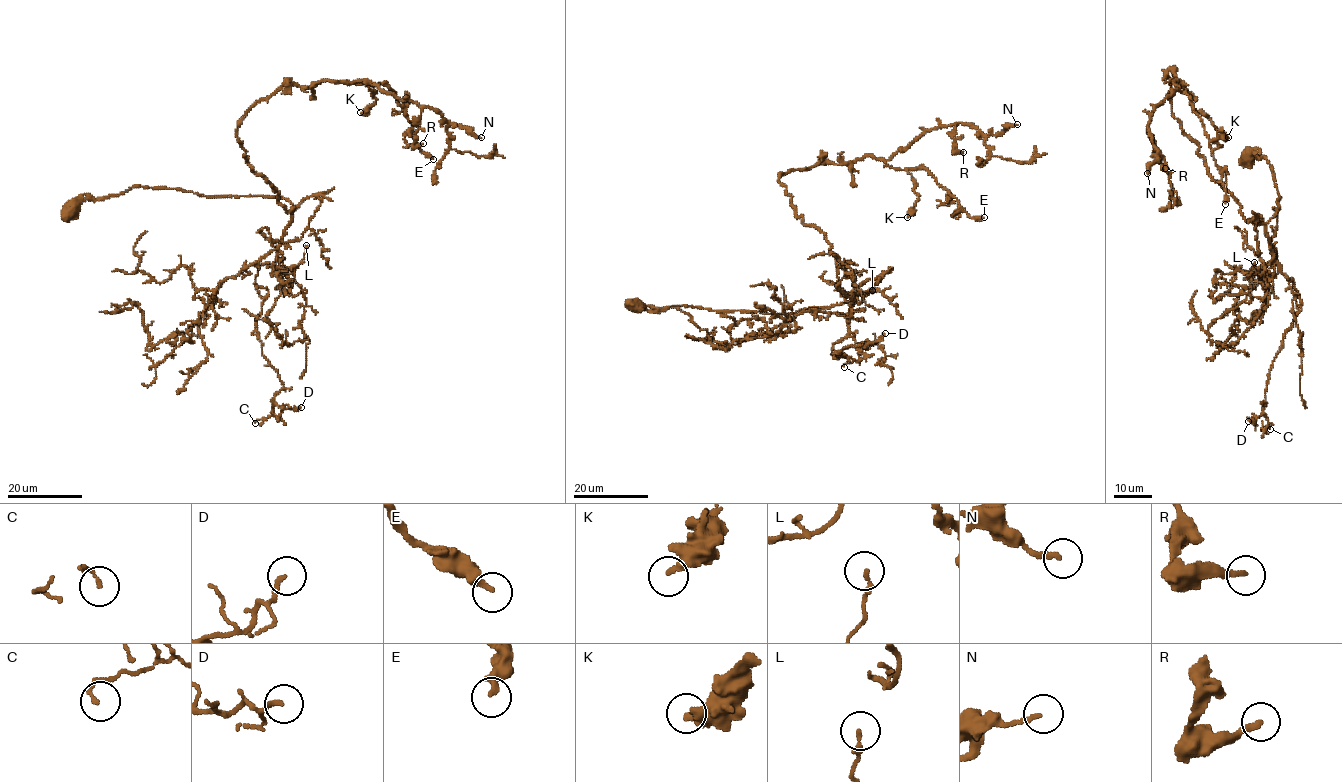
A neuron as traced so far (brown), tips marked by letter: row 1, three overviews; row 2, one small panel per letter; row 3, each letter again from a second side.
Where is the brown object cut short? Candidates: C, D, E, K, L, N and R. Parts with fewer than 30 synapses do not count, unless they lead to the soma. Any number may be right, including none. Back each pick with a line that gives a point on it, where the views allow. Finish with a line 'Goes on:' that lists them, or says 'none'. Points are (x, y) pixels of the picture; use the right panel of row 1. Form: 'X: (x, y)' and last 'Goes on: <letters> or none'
Goes on: none

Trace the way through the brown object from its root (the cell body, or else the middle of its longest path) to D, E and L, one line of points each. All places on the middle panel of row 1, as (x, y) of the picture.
D: (636, 304), (794, 313), (855, 294), (849, 331), (833, 356), (885, 333)
E: (636, 304), (794, 313), (856, 295), (778, 178), (821, 162), (873, 155), (926, 168), (962, 211), (984, 217)
L: (636, 304), (794, 313), (842, 304), (855, 294), (849, 324), (851, 306), (846, 297), (872, 290)

